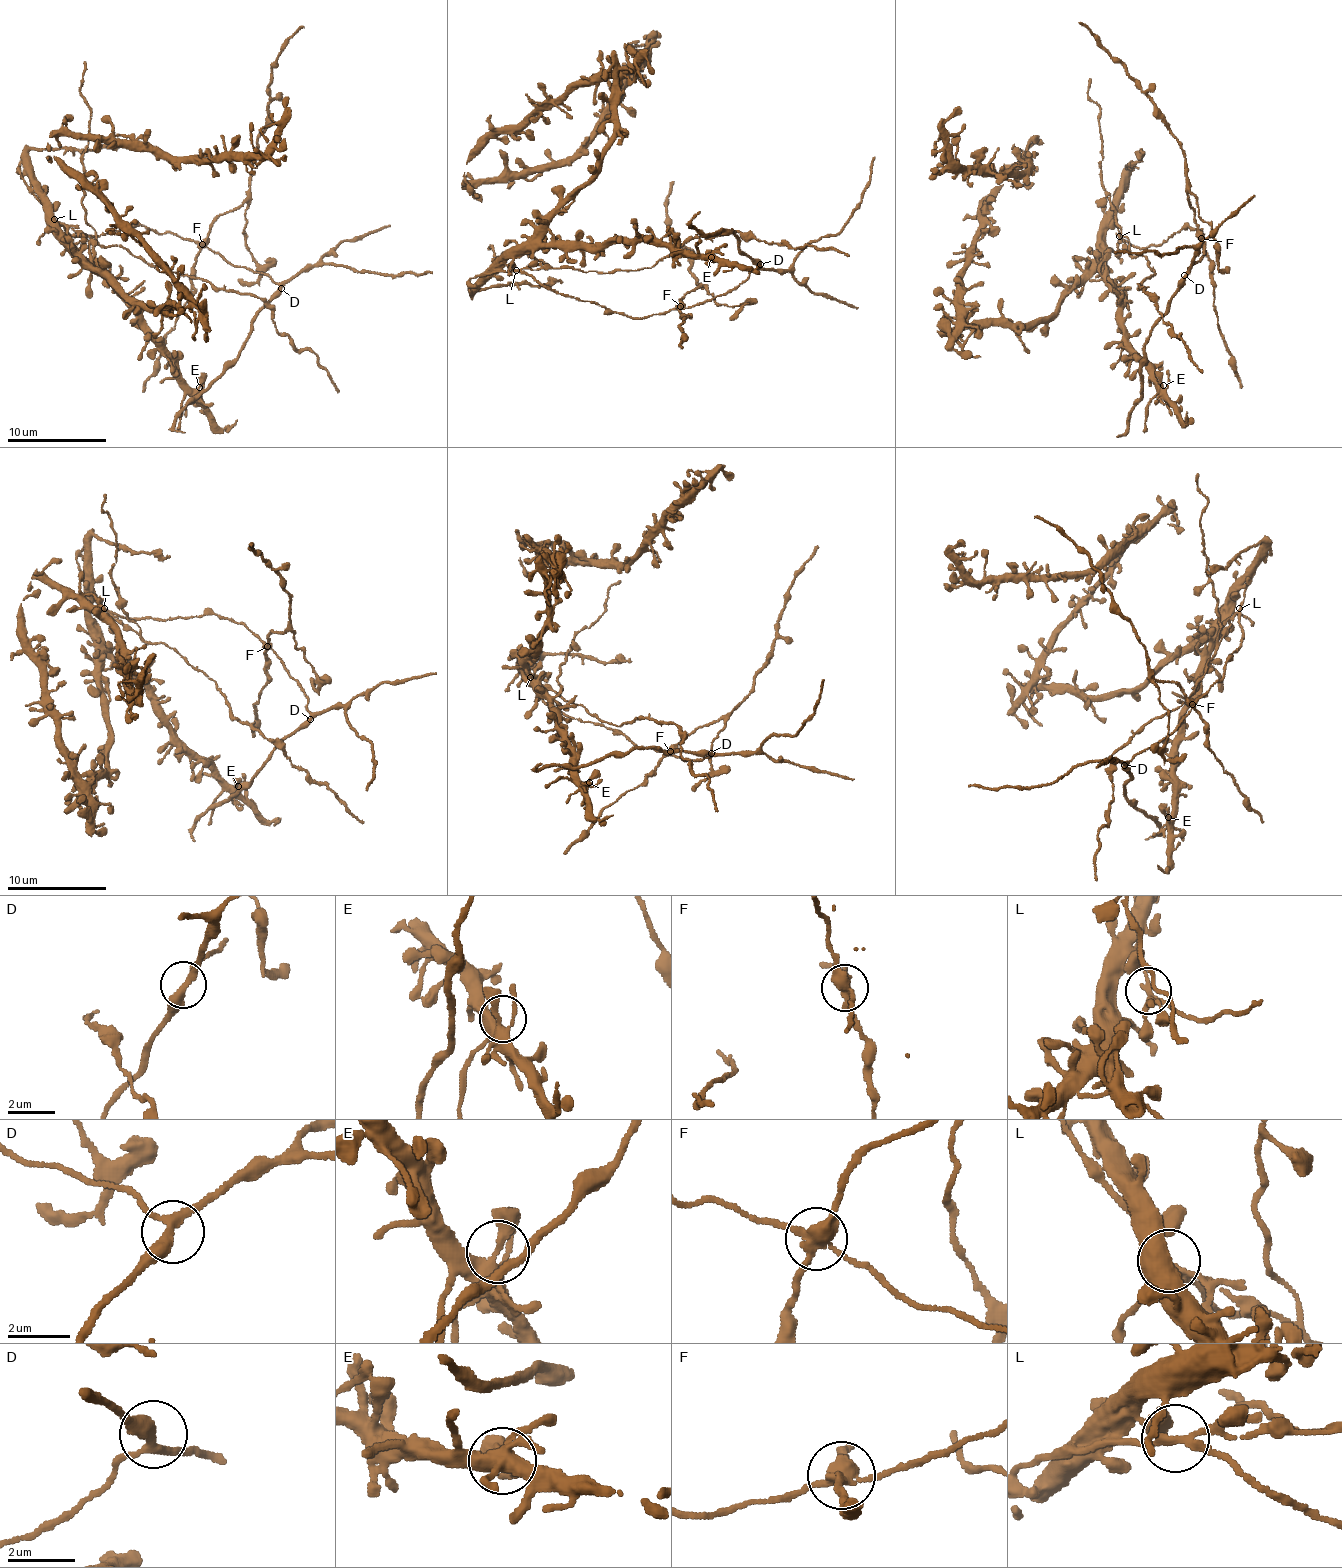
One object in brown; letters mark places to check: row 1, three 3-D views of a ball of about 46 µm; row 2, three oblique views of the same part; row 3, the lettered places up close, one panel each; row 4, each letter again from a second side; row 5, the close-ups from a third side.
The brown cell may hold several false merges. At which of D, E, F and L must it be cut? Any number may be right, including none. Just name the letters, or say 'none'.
F, L

